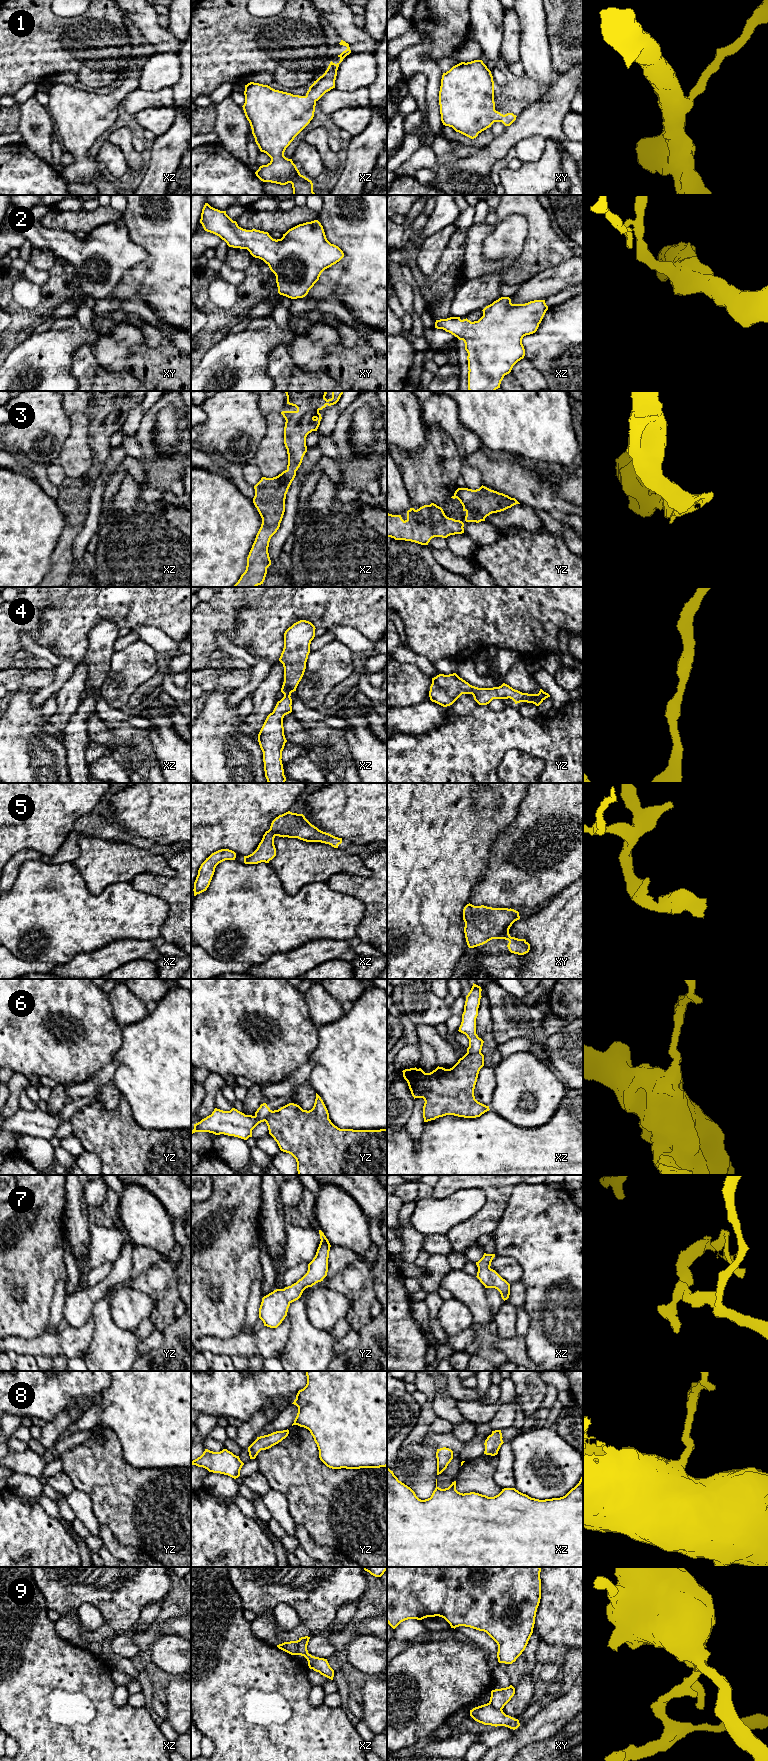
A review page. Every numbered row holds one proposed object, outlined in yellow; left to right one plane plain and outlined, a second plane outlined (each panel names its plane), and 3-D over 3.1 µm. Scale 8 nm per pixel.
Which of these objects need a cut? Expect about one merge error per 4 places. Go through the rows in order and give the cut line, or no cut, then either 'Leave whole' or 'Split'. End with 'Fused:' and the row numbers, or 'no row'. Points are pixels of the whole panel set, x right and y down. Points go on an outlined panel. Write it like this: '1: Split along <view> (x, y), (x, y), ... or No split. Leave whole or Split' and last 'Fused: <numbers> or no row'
1: No split. Leave whole
2: No split. Leave whole
3: No split. Leave whole
4: No split. Leave whole
5: No split. Leave whole
6: Split along xz (480, 1051), (467, 1053). Split
7: No split. Leave whole
8: No split. Leave whole
9: Split along xz (297, 1640), (298, 1654). Split
Fused: 6, 9

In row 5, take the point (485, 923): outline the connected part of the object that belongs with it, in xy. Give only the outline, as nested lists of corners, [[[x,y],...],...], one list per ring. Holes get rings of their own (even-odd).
[[[470,903],[467,904],[463,909],[463,920],[465,922],[464,933],[465,933],[465,938],[466,938],[468,947],[474,948],[474,947],[483,945],[492,939],[505,939],[509,941],[507,947],[511,953],[518,954],[518,955],[524,955],[528,953],[530,950],[530,944],[525,939],[518,939],[515,937],[511,937],[509,934],[510,927],[515,921],[519,919],[520,919],[519,912],[511,908],[510,909],[492,908],[492,907],[484,906],[484,905],[474,906]]]

